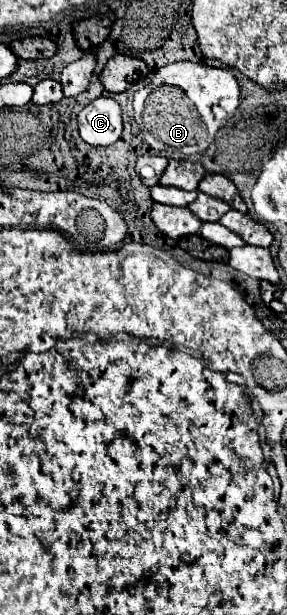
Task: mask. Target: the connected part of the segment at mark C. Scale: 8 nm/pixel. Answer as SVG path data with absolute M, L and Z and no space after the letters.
M110 96L92 100L78 114L80 136L90 146L110 146L122 134L122 110Z

